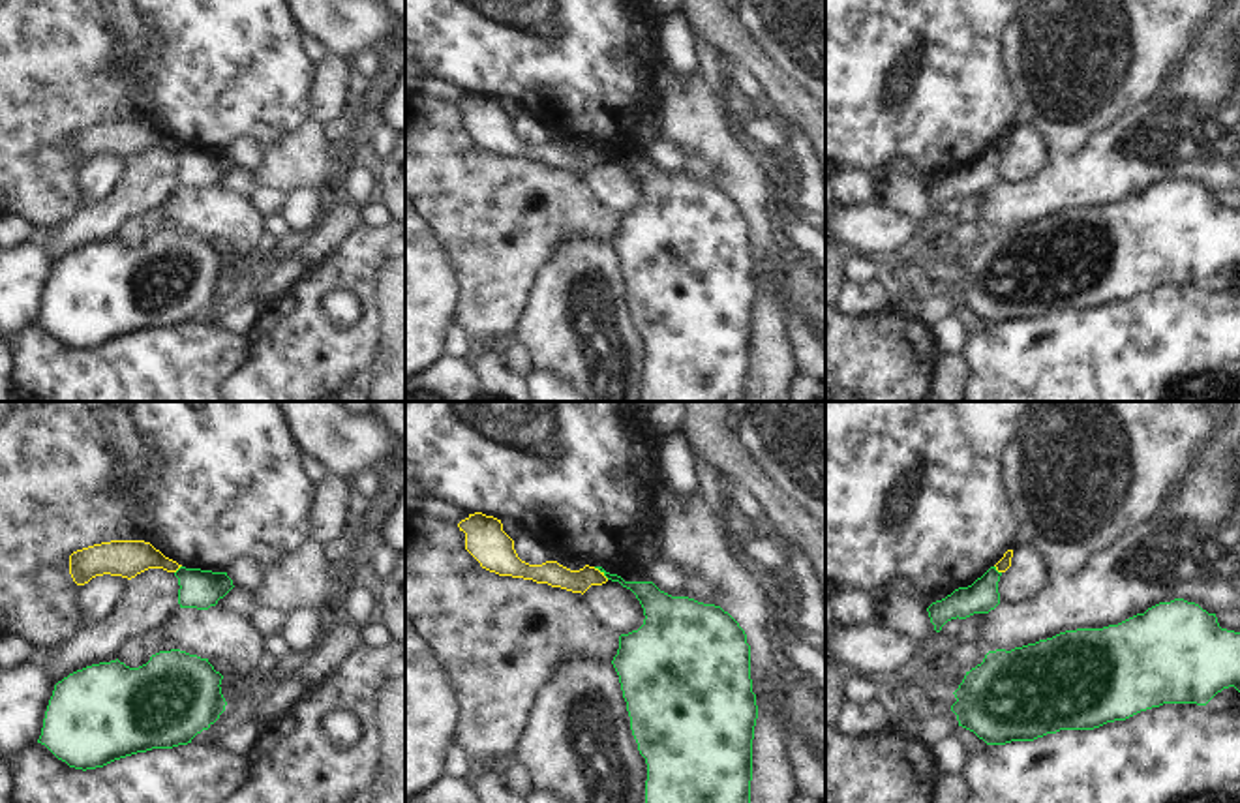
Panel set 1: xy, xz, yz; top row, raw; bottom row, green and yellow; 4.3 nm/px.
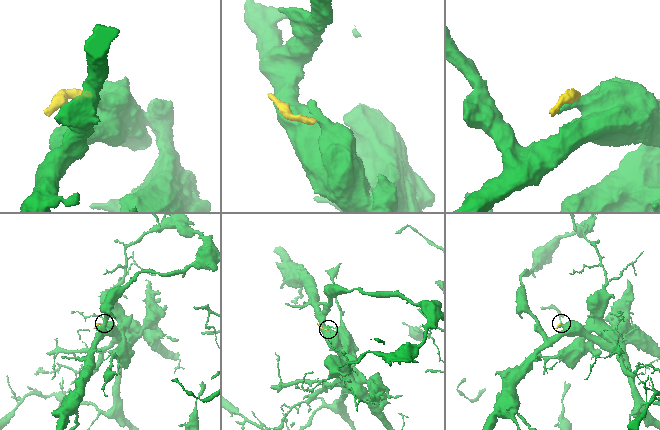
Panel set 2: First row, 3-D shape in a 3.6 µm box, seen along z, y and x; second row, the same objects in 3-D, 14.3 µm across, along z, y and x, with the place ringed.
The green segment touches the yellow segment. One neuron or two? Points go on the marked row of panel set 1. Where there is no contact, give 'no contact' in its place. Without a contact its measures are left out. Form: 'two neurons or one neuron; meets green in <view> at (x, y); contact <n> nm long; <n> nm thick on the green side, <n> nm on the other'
two neurons; meets green in xz at (601, 571); contact 90 nm long; 110 nm thick on the green side, 100 nm on the other

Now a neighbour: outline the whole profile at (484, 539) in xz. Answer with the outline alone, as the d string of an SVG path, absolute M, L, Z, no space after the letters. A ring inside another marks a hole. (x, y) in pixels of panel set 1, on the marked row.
M475 512L461 520L458 527L465 533L465 550L482 568L499 576L533 580L582 595L591 585L608 582L604 572L589 565L570 570L557 561L546 561L542 565L522 561L514 550L514 540L503 531L501 520L493 516Z

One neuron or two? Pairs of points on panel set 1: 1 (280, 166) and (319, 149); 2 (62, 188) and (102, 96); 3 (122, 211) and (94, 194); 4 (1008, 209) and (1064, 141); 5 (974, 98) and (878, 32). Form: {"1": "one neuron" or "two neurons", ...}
{"1": "one neuron", "2": "one neuron", "3": "two neurons", "4": "two neurons", "5": "one neuron"}

